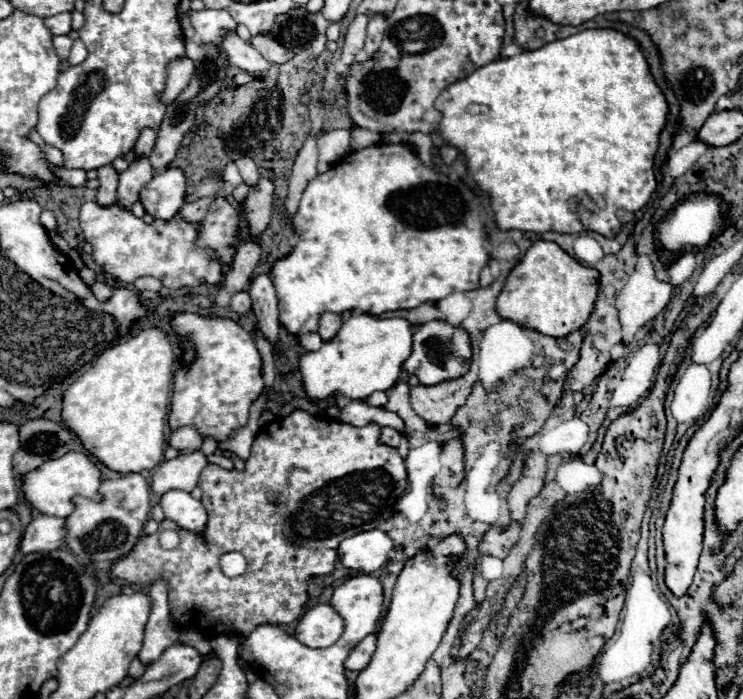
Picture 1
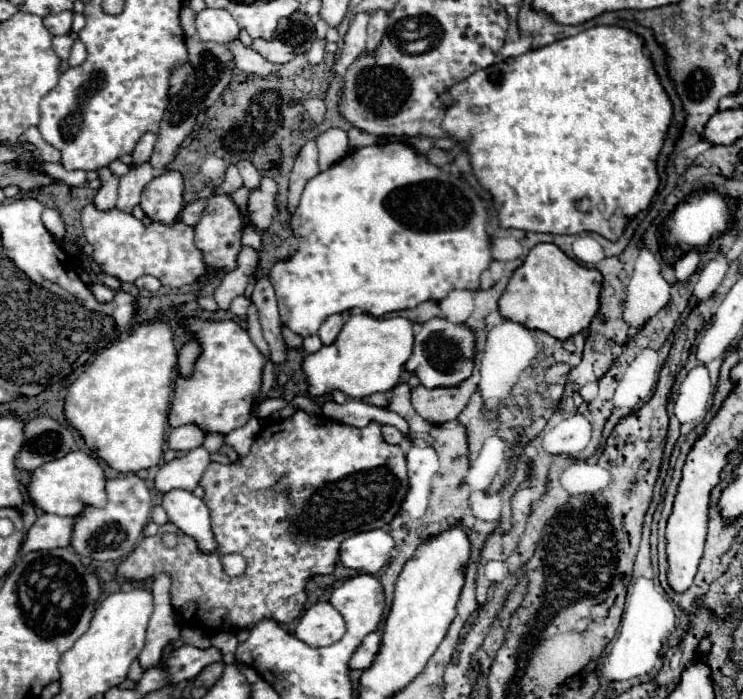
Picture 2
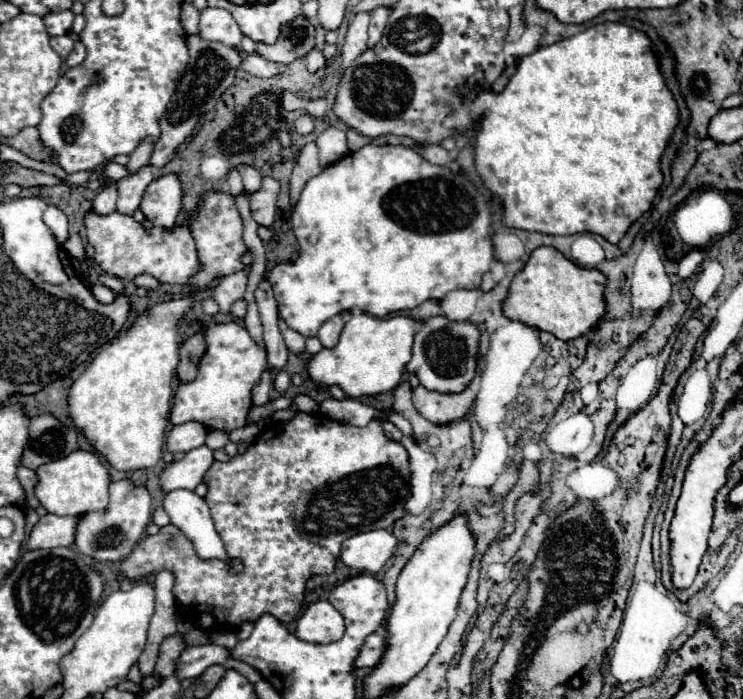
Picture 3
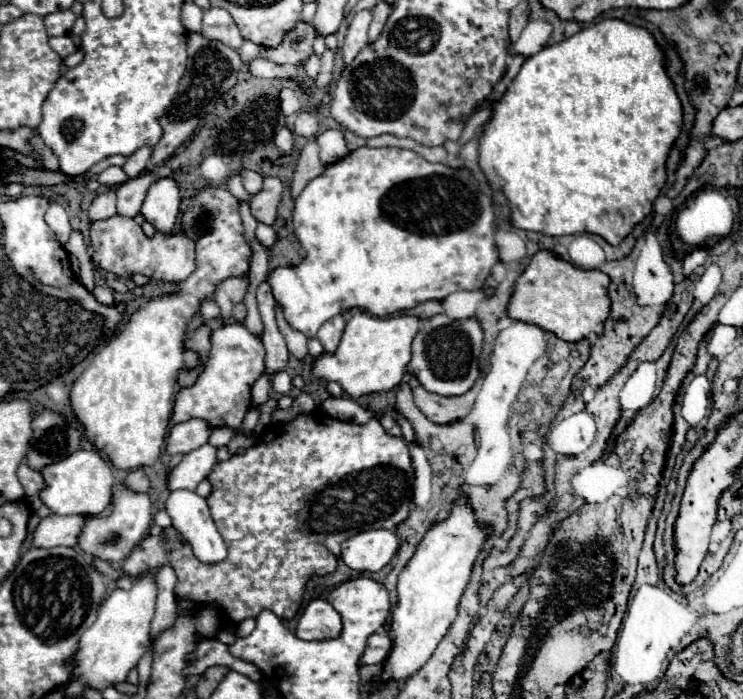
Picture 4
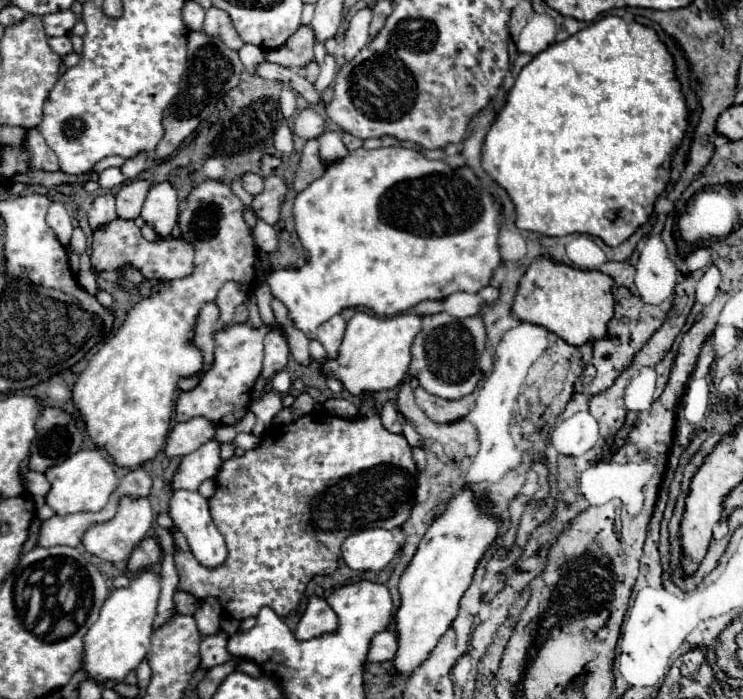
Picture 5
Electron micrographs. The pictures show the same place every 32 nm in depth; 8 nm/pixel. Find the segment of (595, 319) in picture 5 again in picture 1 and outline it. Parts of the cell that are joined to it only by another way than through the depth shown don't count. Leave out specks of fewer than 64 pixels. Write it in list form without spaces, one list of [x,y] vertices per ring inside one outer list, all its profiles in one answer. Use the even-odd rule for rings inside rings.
[[[536,240],[510,270],[506,284],[496,298],[496,312],[522,328],[562,338],[578,330],[590,316],[598,294],[600,274],[568,256],[556,242]]]

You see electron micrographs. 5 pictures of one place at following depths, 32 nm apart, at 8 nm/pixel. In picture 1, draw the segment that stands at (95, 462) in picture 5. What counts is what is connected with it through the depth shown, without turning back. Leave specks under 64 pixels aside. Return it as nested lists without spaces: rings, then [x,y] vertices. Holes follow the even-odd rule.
[[[68,452],[56,460],[46,460],[40,468],[26,472],[22,476],[24,500],[32,508],[36,508],[40,514],[58,516],[58,518],[66,518],[72,512],[72,498],[74,496],[100,498],[98,486],[100,486],[100,470],[90,460],[90,456],[80,454],[80,452]]]

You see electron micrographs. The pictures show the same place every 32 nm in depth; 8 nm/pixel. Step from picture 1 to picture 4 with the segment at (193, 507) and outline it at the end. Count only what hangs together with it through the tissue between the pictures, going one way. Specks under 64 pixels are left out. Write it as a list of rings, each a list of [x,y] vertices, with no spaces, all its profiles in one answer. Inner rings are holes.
[[[174,490],[166,500],[166,512],[172,518],[172,526],[190,542],[198,560],[220,562],[226,558],[226,544],[202,496],[192,490]]]

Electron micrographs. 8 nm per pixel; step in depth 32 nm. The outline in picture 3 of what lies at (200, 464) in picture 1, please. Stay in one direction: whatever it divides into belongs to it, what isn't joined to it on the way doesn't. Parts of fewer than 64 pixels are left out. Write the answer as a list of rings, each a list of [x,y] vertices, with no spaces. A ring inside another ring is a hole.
[[[208,446],[194,448],[194,450],[186,452],[186,456],[182,460],[176,460],[176,462],[170,462],[168,466],[164,466],[164,470],[158,474],[158,484],[164,492],[176,490],[176,488],[194,490],[202,482],[202,476],[206,474],[206,470],[210,468],[212,462],[214,462],[214,458],[212,458],[212,450]]]

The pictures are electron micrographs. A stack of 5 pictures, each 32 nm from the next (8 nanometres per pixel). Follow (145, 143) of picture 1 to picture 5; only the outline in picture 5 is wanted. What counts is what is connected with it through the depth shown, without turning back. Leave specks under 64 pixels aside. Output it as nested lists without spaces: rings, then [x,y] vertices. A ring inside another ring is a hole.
[[[138,152],[136,156],[128,158],[124,162],[124,166],[122,166],[122,174],[126,176],[126,180],[138,178],[148,168],[148,160],[150,160],[150,154],[148,152]]]

